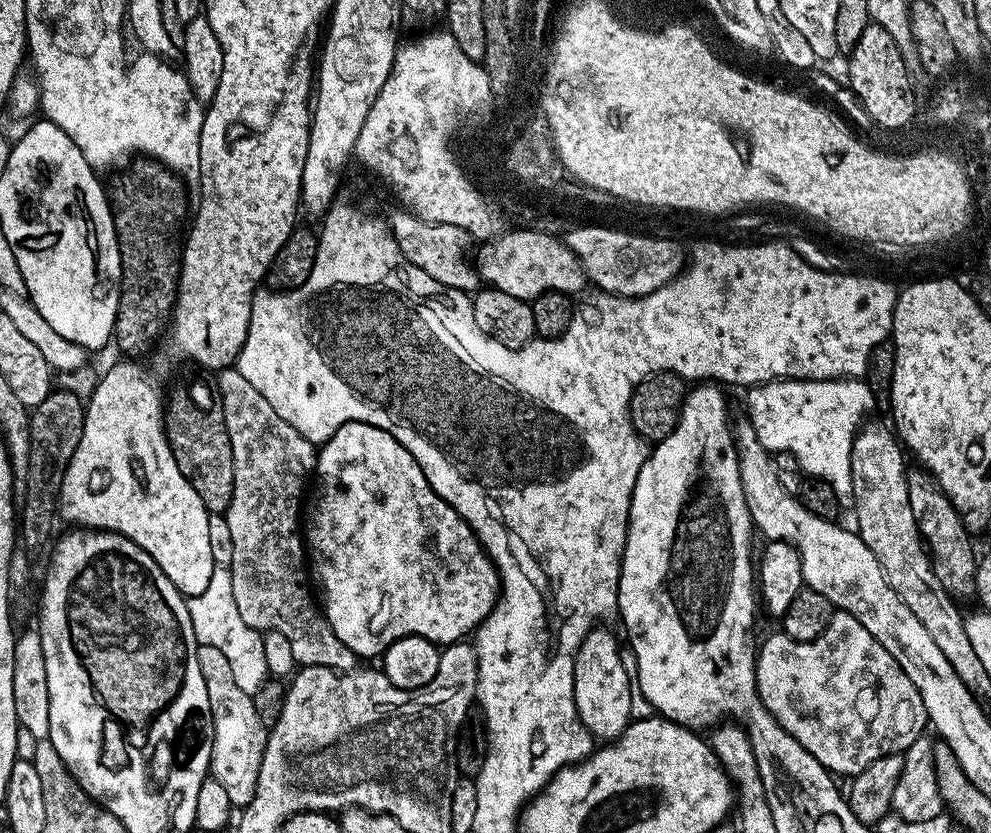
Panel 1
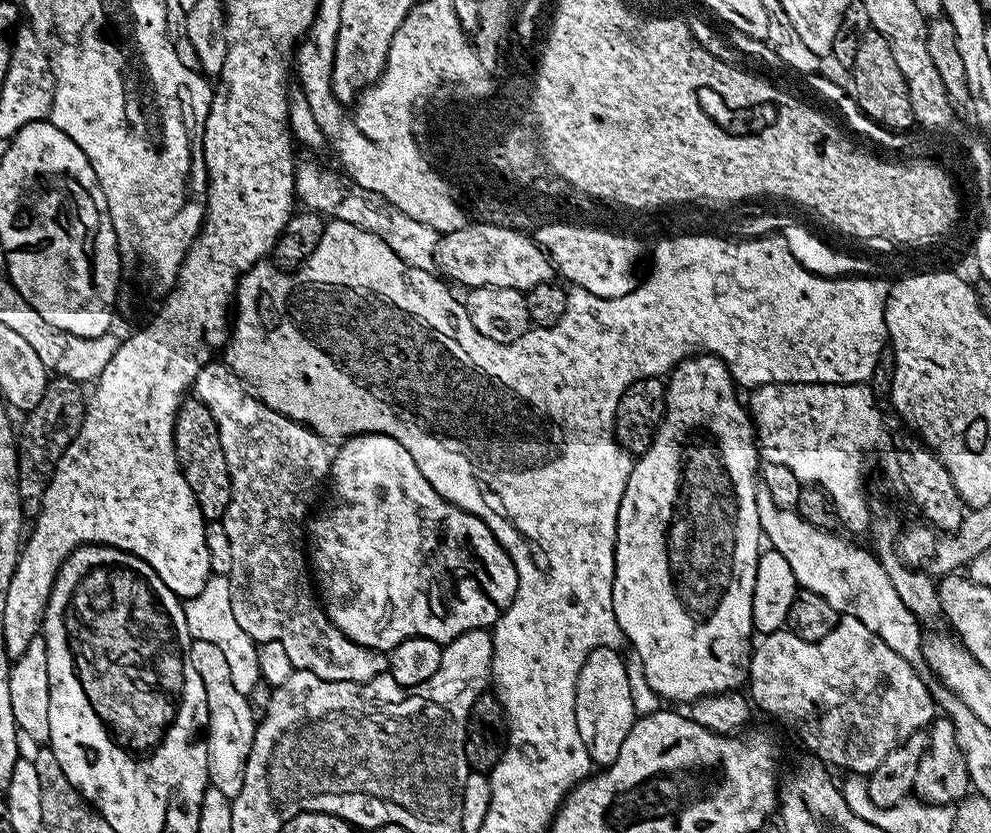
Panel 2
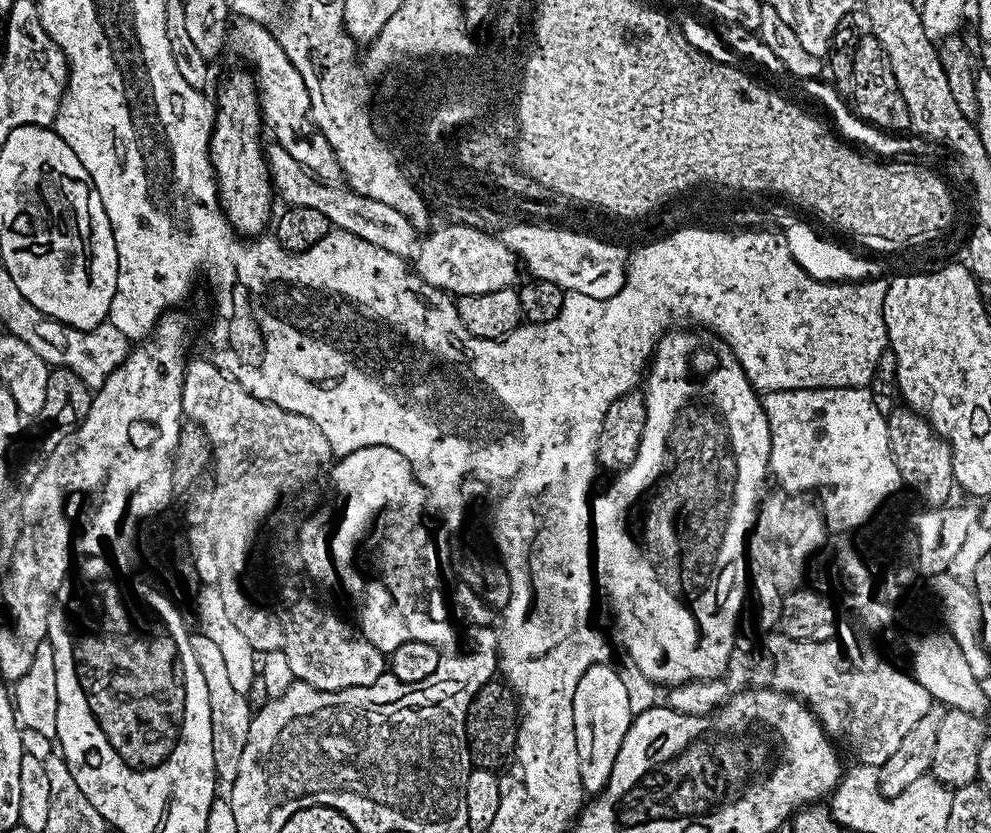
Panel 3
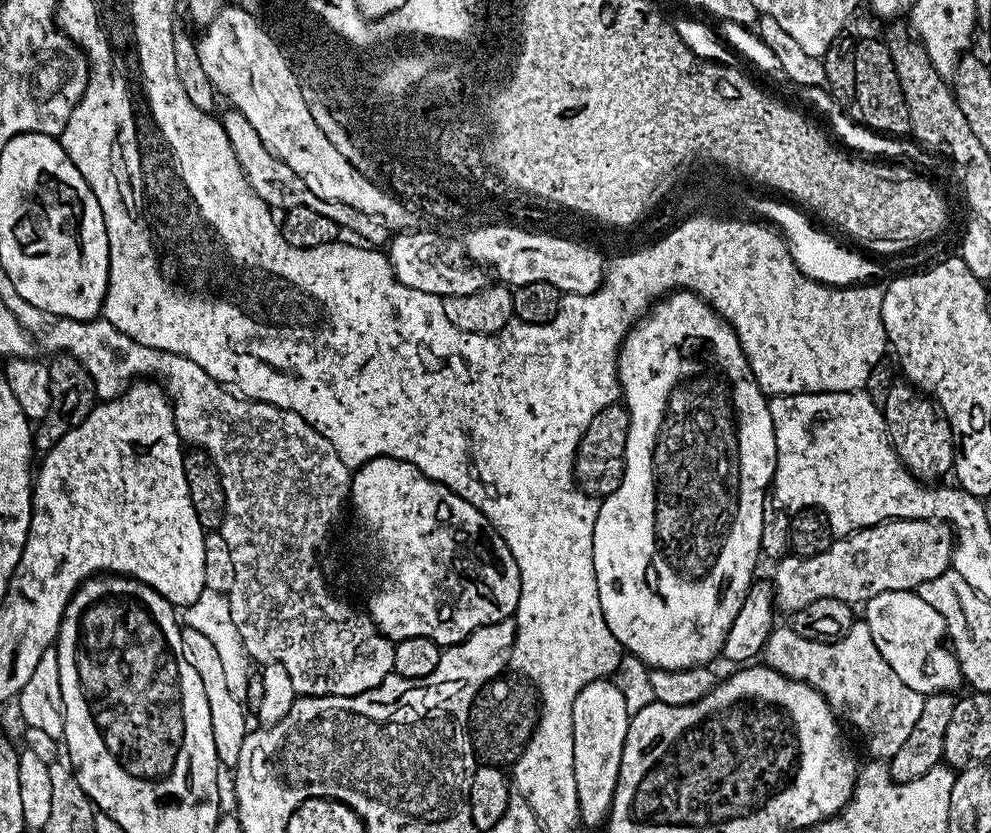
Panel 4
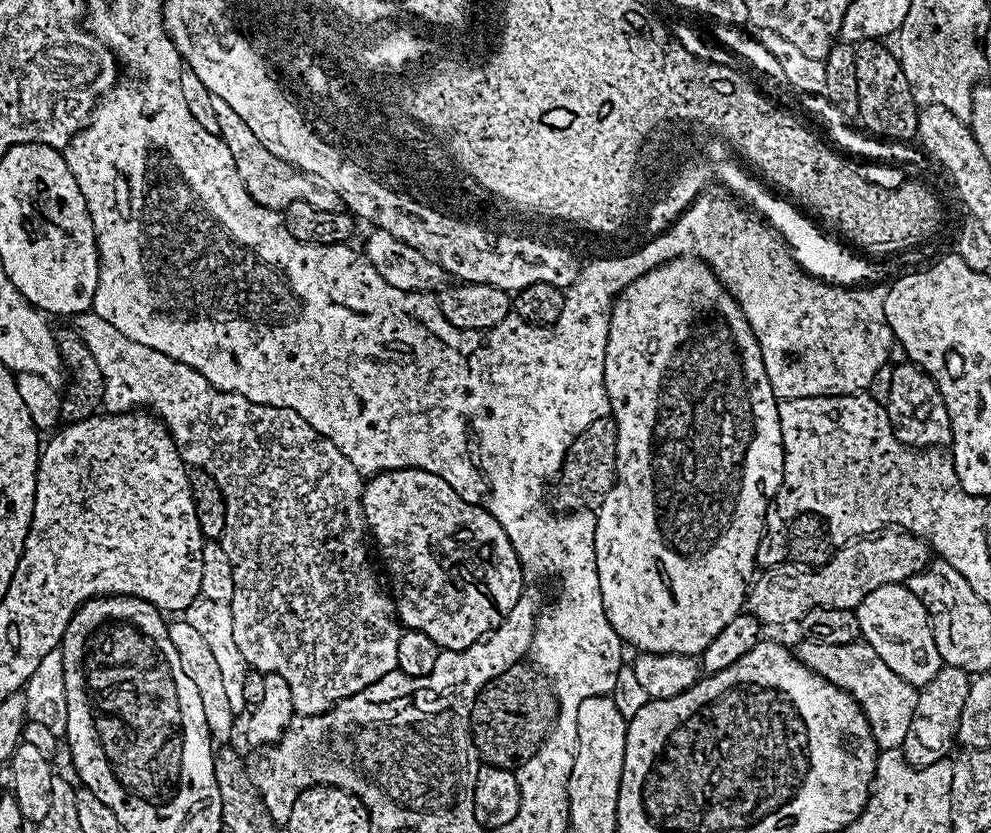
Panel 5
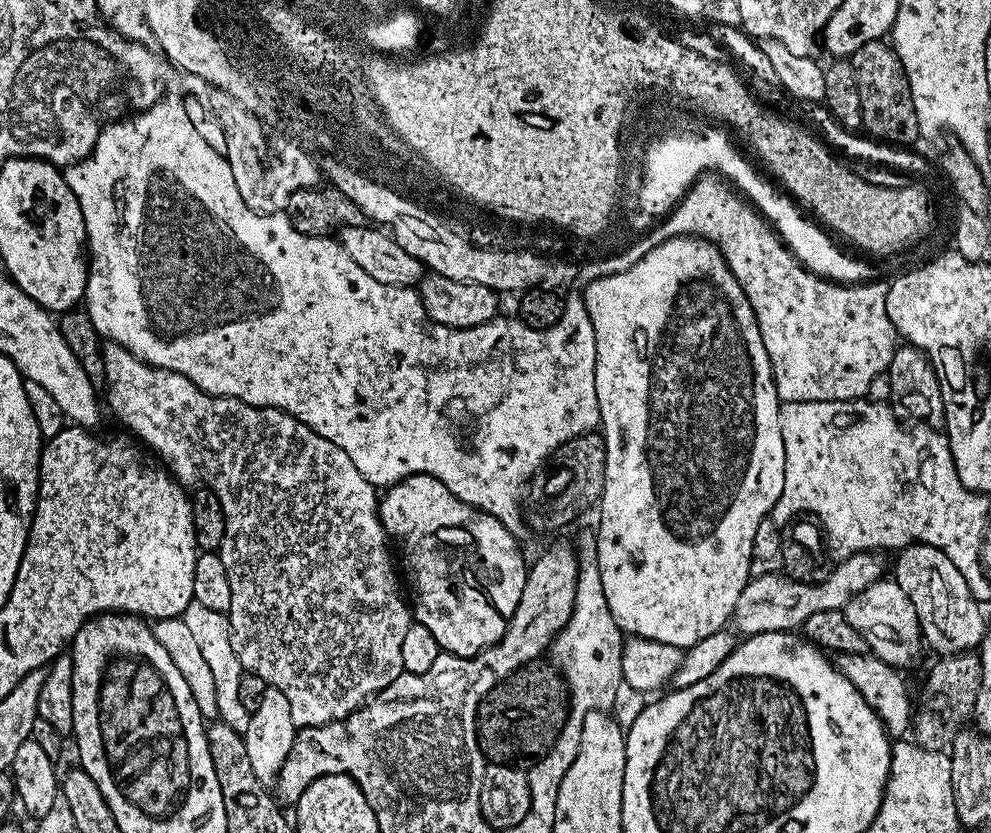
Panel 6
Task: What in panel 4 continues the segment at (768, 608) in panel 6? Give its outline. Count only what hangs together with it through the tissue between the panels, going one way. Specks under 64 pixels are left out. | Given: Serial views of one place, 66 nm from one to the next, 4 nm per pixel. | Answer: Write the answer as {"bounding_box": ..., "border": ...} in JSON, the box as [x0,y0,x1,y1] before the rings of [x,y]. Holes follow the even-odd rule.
{"bounding_box":[770,520,954,614],"border":[[[884,520],[849,536],[833,539],[829,548],[813,556],[787,554],[782,557],[770,577],[774,604],[779,611],[781,608],[785,614],[791,614],[802,610],[802,606],[810,606],[810,602],[818,602],[818,598],[836,598],[838,602],[860,606],[878,594],[919,590],[922,582],[930,582],[938,578],[938,574],[949,571],[953,547],[954,536],[947,524],[931,520]]]}

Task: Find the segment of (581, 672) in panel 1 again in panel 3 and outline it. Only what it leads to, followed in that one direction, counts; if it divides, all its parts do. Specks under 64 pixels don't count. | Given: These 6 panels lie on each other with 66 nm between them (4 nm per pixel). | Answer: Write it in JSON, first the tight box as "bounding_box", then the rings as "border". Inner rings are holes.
{"bounding_box":[574,663,634,794],"border":[[[611,663],[594,664],[586,670],[586,674],[582,674],[582,678],[578,678],[578,686],[574,690],[574,734],[578,742],[580,787],[585,793],[595,794],[606,786],[610,770],[614,770],[614,758],[618,758],[618,750],[622,750],[622,738],[626,738],[626,730],[630,730],[633,719],[634,714],[630,710],[630,698],[626,694],[626,686],[619,671]]]}

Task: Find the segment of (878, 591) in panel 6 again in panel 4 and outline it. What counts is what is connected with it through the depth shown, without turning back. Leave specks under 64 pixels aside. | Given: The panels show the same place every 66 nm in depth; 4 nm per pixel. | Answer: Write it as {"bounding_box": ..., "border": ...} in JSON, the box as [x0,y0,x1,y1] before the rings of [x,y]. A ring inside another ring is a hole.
{"bounding_box":[862,591,962,696],"border":[[[919,591],[911,592],[887,592],[878,594],[870,598],[862,608],[864,616],[862,623],[870,630],[870,638],[874,638],[874,646],[878,646],[878,654],[886,658],[890,670],[910,686],[910,690],[921,692],[924,696],[930,696],[934,692],[952,692],[956,687],[961,687],[962,677],[960,675],[960,664],[956,660],[956,655],[951,647],[940,645],[940,639],[943,641],[946,636],[944,619],[930,602],[926,602],[920,596]]]}

